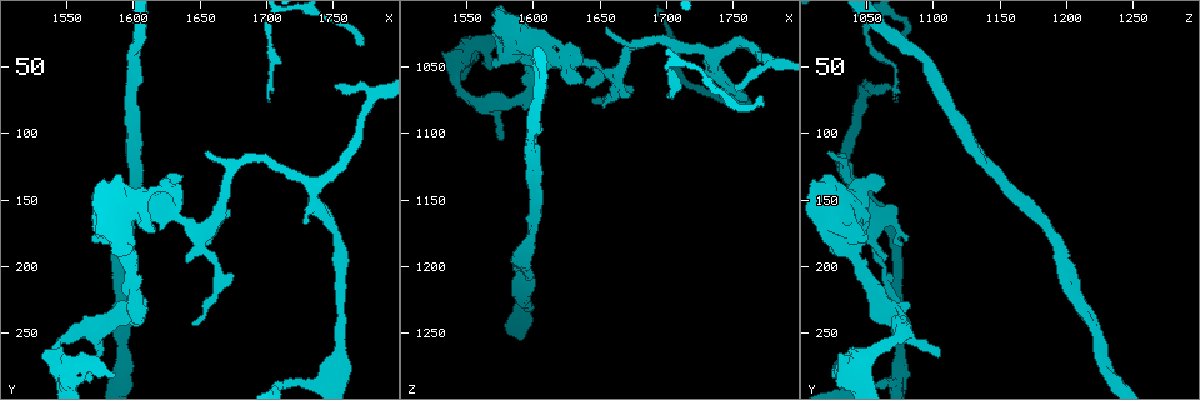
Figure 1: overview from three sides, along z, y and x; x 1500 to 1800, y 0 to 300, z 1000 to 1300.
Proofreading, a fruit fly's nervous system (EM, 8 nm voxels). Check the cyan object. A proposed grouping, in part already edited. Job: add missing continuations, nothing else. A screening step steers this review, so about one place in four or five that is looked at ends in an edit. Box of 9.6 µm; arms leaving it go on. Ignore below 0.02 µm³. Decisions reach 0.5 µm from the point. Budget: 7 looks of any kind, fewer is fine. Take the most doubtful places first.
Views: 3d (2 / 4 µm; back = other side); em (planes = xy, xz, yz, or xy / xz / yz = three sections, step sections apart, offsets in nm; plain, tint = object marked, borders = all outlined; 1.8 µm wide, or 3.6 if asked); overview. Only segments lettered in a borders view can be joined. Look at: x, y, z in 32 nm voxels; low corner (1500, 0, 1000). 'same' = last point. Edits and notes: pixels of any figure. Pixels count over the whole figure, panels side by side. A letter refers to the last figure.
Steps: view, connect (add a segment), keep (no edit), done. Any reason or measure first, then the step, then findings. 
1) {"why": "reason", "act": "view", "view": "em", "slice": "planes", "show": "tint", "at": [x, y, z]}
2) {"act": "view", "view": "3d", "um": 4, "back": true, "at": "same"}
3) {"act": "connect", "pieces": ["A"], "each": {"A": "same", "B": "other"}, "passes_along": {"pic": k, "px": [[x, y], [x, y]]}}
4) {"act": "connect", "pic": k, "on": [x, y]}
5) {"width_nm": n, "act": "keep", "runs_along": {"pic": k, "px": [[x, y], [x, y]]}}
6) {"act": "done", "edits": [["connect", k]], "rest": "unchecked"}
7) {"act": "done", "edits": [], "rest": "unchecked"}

{"why": "end of a long branch", "act": "view", "view": "3d", "um": 2, "at": [1772, 32, 1076]}

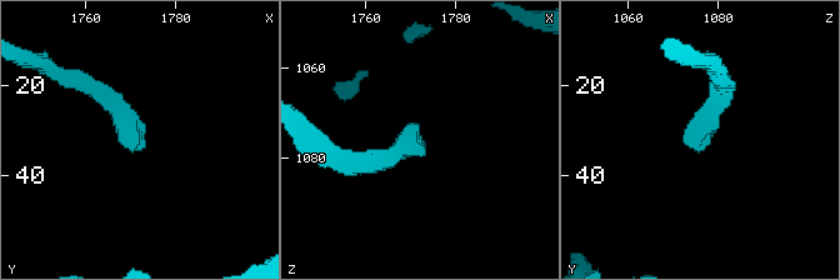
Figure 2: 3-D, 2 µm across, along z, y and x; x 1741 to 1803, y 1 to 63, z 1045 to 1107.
{"act": "view", "view": "em", "slice": "xz", "step": 16, "show": "borders", "at": [1773, 34, 1076]}

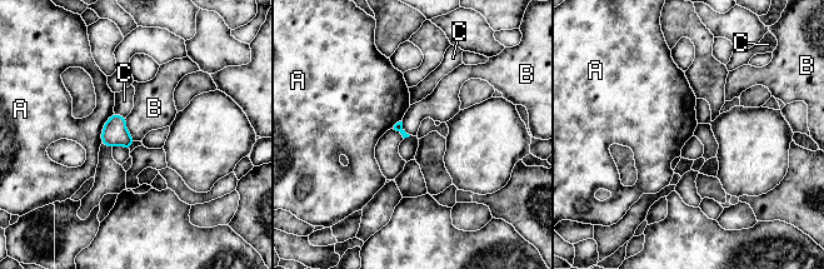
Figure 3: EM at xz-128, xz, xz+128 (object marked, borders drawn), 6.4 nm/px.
{"act": "keep", "each": {"A": "other", "B": "other", "C": "other"}, "border": {"pic": 3, "px": [[125, 118], [125, 125], [134, 140]]}, "found": "none of them fits"}

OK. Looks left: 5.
{"why": "a narrow waist", "act": "view", "view": "em", "slice": "xz", "step": 8, "show": "borders", "at": [1546, 258, 1064]}

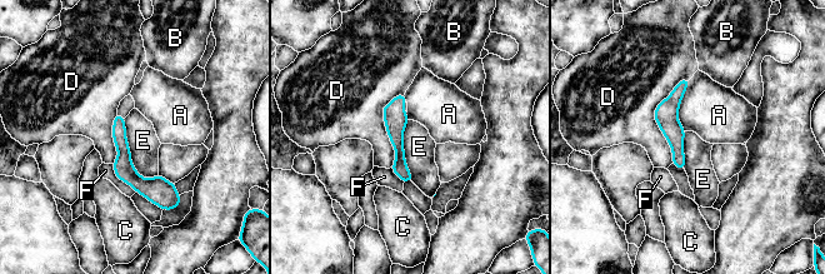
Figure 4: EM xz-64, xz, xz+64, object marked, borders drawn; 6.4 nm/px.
{"longest_contact_nm": ["D", 550], "act": "keep", "each": {"A": "other", "B": "other", "C": "other", "D": "other", "E": "other", "F": "other"}, "runs_along": {"pic": 4, "px": [[118, 118], [124, 168], [175, 197]]}, "found": "no lettered segment goes on from it"}

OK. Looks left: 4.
{"act": "view", "view": "em", "slice": "planes", "show": "borders", "at": [1586, 280, 1028]}

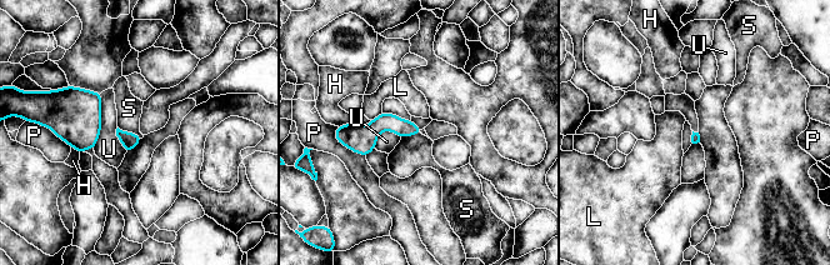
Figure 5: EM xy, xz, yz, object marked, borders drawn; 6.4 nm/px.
{"longest_contact_nm": ["U", 360], "act": "keep", "each": {"H": "other", "L": "other", "P": "other", "S": "other", "U": "other"}, "border": {"pic": 5, "px": [[118, 126], [141, 138]]}, "found": "none of them fits"}

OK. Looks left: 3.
{"act": "done", "edits": [], "rest": "unchecked"}

